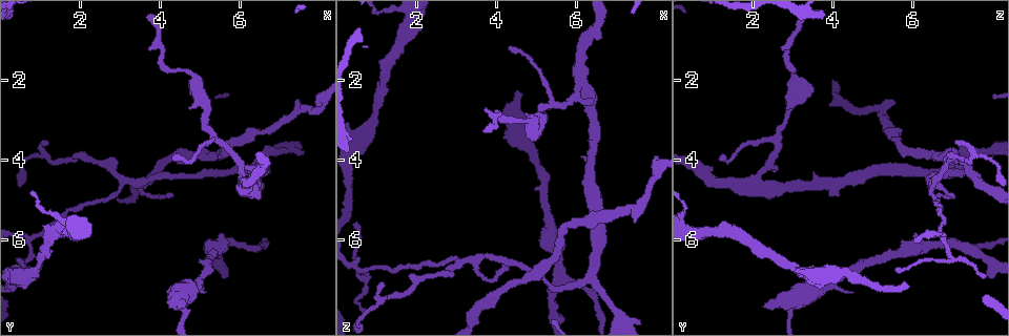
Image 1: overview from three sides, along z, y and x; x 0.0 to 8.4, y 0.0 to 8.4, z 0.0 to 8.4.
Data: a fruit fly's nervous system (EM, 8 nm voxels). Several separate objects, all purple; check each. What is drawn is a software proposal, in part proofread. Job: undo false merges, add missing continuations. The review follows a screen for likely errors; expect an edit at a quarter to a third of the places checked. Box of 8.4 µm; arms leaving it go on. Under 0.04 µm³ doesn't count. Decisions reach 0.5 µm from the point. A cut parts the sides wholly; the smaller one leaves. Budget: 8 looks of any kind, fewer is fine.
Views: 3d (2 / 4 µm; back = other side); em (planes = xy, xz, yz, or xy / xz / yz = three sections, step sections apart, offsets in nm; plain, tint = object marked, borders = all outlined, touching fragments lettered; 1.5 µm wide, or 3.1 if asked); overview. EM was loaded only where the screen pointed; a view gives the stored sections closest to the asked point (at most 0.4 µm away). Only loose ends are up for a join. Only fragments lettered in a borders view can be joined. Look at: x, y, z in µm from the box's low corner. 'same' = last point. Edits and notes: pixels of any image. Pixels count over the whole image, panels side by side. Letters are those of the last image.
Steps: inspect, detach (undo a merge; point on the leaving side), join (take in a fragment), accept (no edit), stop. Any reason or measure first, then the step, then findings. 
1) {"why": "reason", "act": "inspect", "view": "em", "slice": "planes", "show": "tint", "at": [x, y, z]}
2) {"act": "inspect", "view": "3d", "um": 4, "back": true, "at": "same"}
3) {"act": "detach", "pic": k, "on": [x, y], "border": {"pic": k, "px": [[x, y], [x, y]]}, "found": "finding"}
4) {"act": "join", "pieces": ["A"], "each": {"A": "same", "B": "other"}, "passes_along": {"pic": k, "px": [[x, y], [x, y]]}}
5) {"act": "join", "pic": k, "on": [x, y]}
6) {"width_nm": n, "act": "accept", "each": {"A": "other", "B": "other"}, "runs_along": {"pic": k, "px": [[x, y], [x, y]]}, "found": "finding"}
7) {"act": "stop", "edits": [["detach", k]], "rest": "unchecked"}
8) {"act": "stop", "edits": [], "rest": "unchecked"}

{"why": "an open end", "act": "inspect", "view": "3d", "um": 4, "at": [4.55, 7.60, 2.30]}

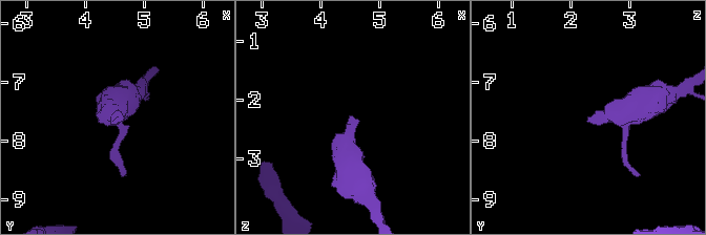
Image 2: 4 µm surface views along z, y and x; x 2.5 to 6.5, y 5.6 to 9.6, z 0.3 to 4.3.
{"why": "shape alone is not enough", "act": "inspect", "view": "em", "slice": "yz", "step": 4, "show": "borders", "at": [4.50, 7.65, 2.25]}

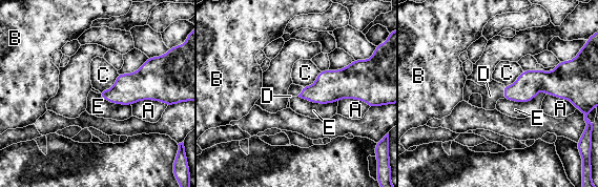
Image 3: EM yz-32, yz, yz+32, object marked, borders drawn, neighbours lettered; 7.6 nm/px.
{"act": "join", "pieces": ["D"], "each": {"A": "other", "B": "other", "C": "other", "D": "same", "E": "other"}, "passes_along": {"pic": 3, "px": [[526, 87], [503, 91], [491, 92]]}, "found": "the cell continues"}

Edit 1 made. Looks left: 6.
{"act": "inspect", "view": "overview"}

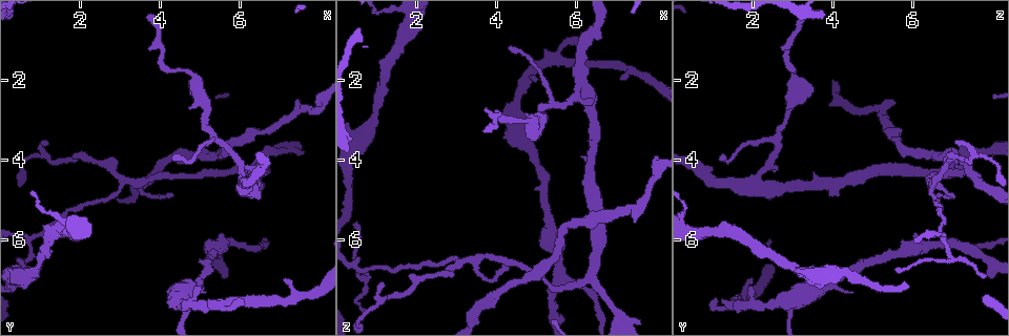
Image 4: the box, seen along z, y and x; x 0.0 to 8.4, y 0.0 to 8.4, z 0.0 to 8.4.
{"why": "sharp bend", "act": "inspect", "view": "em", "slice": "planes", "show": "borders", "at": [7.45, 2.70, 5.25]}

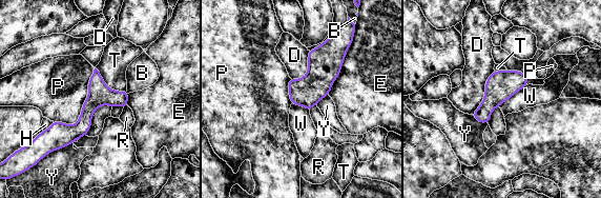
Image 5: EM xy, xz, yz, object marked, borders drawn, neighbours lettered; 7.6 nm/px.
{"act": "accept", "each": {"B": "other", "D": "other", "E": "other", "H": "other", "P": "other", "R": "other", "T": "other", "W": "other", "Y": "other"}, "runs_along": {"pic": 5, "px": [[125, 94], [100, 98], [73, 133], [50, 136]]}, "found": "continuous, no second cell"}

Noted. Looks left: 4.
{"why": "thin end", "act": "inspect", "view": "3d", "um": 4, "at": [0.75, 6.90, 7.75]}

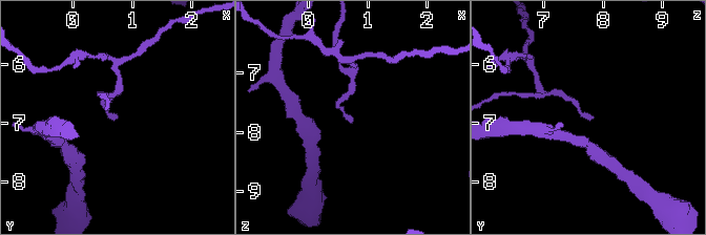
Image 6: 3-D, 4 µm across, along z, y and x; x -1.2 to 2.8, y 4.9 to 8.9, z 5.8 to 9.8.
{"act": "inspect", "view": "em", "slice": "planes", "show": "borders", "at": [0.75, 6.95, 7.80]}

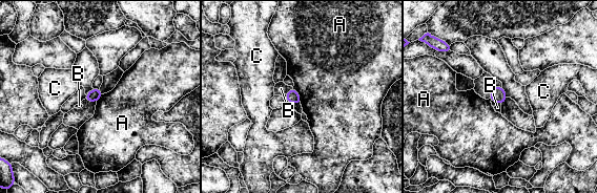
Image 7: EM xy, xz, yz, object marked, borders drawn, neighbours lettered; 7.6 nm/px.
{"width_nm": 100, "act": "accept", "each": {"A": "other", "B": "other", "C": "other"}, "found": "none of them fits"}

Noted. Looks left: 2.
{"act": "stop", "edits": [["join", 3]], "rest": "unchecked"}

